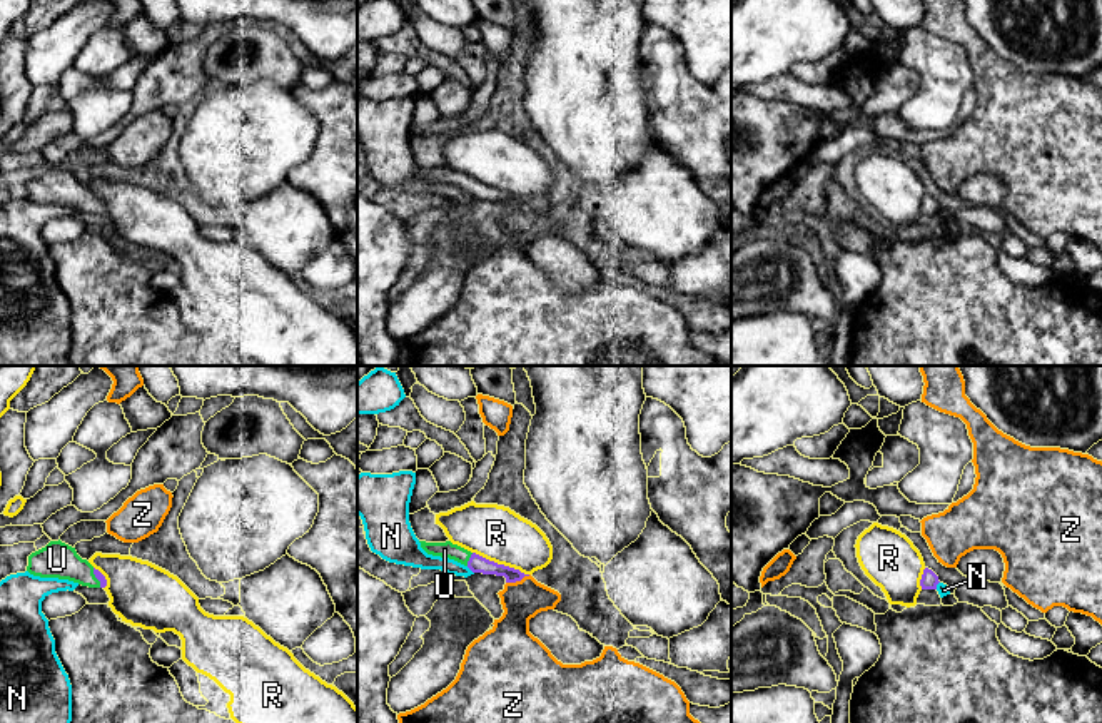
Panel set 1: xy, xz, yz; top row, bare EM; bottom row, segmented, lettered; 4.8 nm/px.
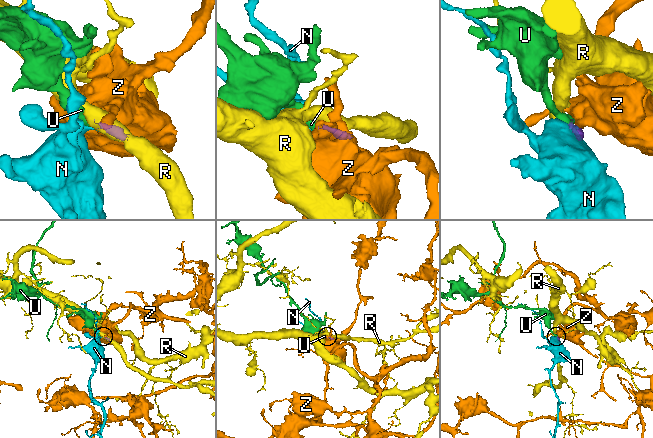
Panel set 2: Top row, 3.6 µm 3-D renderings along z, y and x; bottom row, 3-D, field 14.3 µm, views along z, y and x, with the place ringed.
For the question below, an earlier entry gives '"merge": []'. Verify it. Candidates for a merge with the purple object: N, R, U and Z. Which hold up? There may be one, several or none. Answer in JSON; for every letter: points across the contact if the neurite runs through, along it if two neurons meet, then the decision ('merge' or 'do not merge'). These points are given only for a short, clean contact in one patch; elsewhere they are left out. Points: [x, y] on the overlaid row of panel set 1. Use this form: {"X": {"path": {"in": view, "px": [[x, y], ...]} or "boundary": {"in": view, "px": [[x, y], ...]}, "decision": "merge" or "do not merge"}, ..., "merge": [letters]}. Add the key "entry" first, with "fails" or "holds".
{"entry": "fails", "N": {"boundary": {"in": "xz", "px": [[466, 566], [473, 573]]}, "decision": "do not merge"}, "R": {"boundary": {"in": "xz", "px": [[473, 551], [528, 575]]}, "decision": "do not merge"}, "U": {"path": {"in": "xz", "px": [[476, 563], [470, 560], [444, 550]]}, "decision": "merge"}, "Z": {"boundary": {"in": "xz", "px": [[530, 575], [506, 583]]}, "decision": "do not merge"}, "merge": ["U"]}

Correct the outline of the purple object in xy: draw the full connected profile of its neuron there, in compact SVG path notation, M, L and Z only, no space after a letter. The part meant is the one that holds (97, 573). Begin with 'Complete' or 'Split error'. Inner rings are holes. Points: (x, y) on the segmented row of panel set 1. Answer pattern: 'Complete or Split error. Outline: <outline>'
Split error. Outline: M50 541L45 548L28 556L27 571L40 578L58 578L88 588L105 588L105 576L87 559L82 559L75 548L58 541Z

